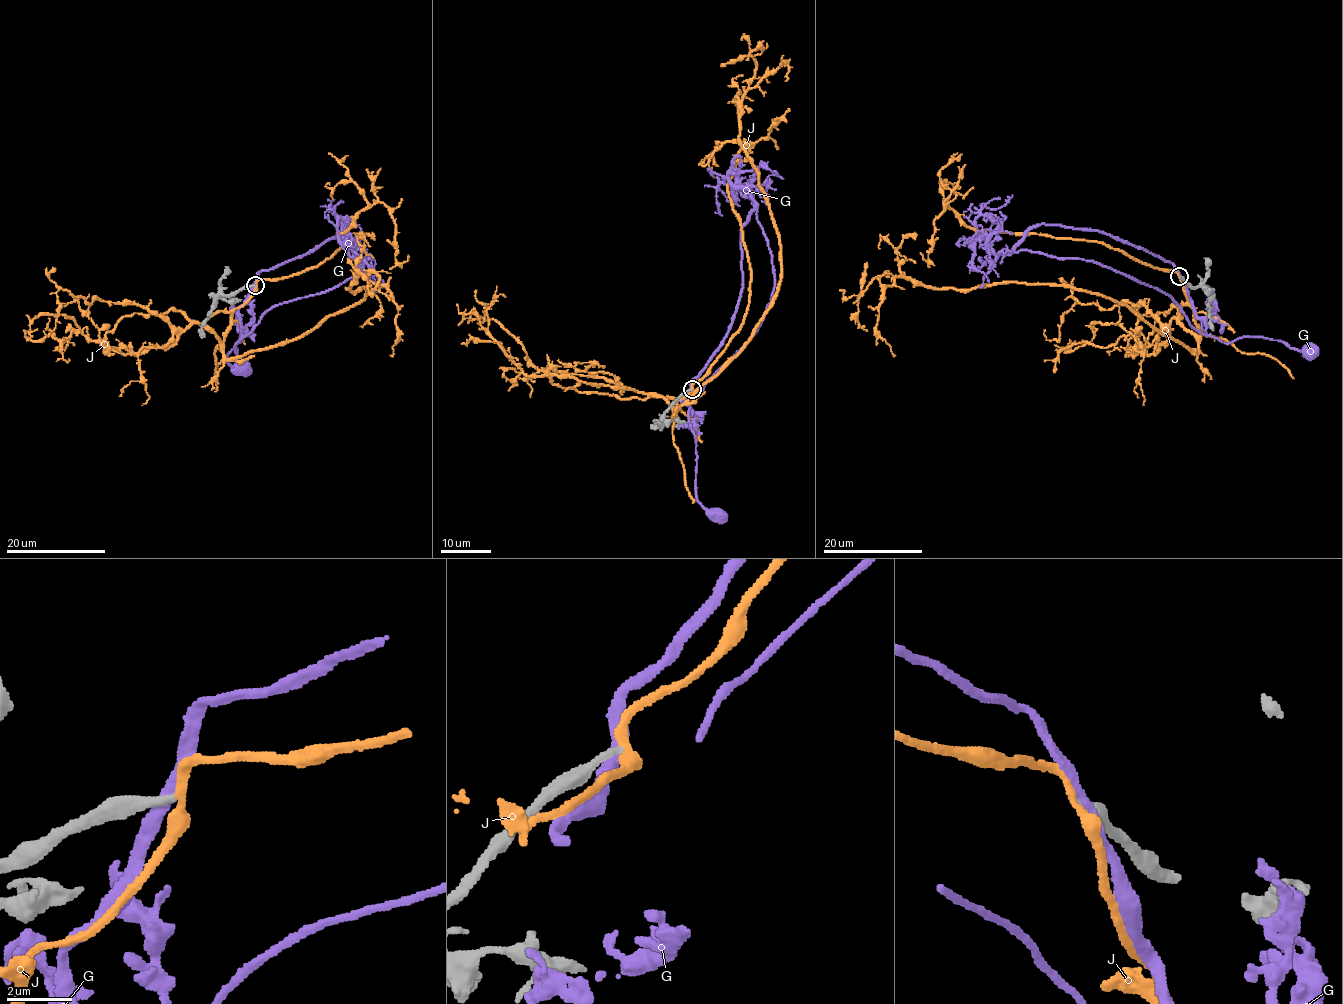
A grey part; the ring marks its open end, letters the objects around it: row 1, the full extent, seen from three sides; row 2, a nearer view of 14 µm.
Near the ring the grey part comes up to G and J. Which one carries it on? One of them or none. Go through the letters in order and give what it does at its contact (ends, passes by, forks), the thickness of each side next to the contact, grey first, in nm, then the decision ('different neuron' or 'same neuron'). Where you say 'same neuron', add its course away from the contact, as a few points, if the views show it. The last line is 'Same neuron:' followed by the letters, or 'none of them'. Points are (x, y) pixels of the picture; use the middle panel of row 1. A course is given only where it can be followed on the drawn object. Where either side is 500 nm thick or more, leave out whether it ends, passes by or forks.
G: it passes by | 340/360 nm | different neuron
J: it passes by | 240/280 nm | different neuron
Same neuron: none of them

